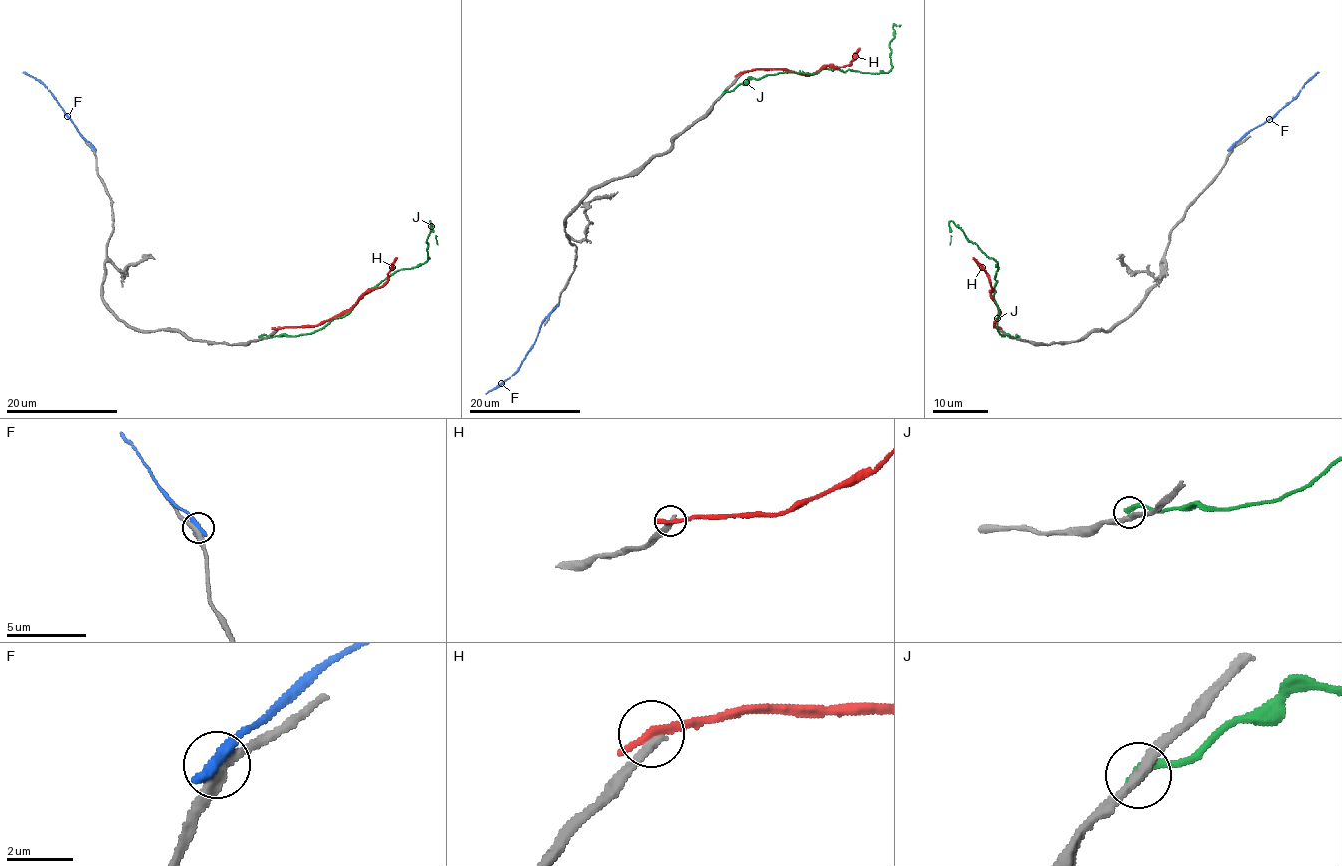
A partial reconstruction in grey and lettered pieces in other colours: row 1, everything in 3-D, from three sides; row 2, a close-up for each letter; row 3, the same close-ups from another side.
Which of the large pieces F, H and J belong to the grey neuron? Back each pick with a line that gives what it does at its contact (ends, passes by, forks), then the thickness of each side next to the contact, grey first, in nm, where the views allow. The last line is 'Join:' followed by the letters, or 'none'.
Join: none

